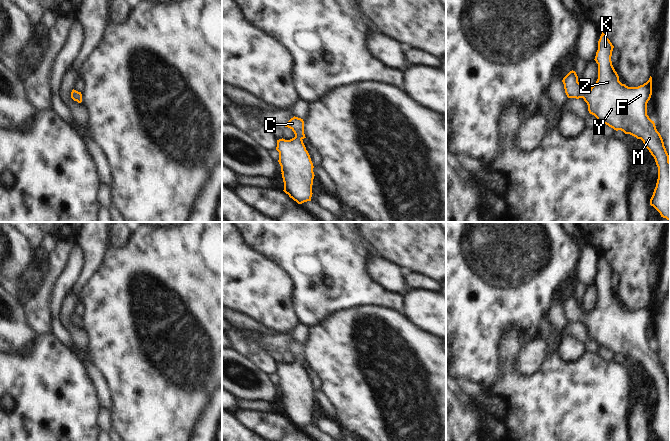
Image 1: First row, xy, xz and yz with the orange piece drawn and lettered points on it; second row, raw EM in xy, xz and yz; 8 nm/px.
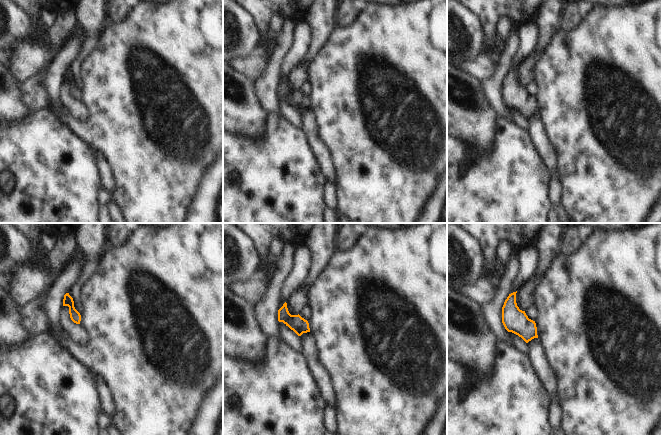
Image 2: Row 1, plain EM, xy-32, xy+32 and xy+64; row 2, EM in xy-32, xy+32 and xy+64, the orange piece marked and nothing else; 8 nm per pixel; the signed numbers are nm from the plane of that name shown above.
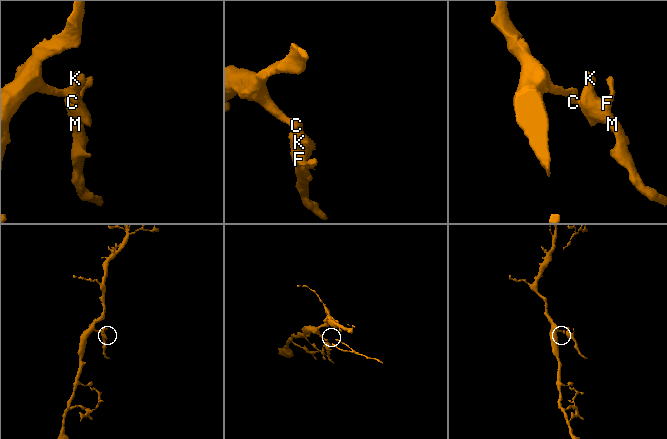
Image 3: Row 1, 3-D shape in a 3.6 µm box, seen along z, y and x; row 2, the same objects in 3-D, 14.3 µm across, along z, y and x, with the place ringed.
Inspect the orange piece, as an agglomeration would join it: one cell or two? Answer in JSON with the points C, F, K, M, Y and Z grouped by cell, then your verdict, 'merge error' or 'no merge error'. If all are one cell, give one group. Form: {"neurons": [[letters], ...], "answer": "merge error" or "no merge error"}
{"neurons": [["C", "F", "K", "M", "Y", "Z"]], "answer": "no merge error"}

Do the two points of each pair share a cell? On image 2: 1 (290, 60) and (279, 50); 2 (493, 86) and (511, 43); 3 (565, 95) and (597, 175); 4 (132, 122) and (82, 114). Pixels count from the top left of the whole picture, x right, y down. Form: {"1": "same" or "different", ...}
{"1": "different", "2": "same", "3": "same", "4": "different"}

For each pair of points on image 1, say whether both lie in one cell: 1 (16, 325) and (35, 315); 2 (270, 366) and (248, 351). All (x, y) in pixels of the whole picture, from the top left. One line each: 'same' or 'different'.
1: different
2: same

